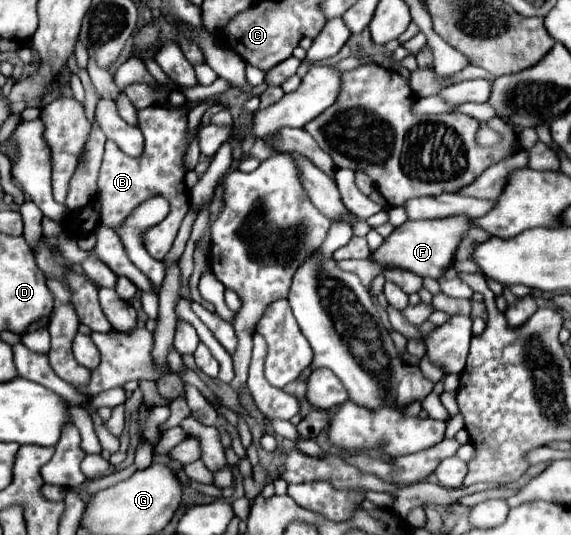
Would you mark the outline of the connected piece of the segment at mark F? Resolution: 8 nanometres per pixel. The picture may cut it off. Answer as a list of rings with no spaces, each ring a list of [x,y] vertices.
[[[451,217],[451,219],[427,219],[427,221],[407,221],[405,225],[397,227],[383,245],[371,253],[371,261],[375,261],[381,271],[385,269],[405,269],[419,277],[439,279],[447,267],[451,267],[457,243],[461,241],[463,233],[469,229],[471,219],[467,217]]]

